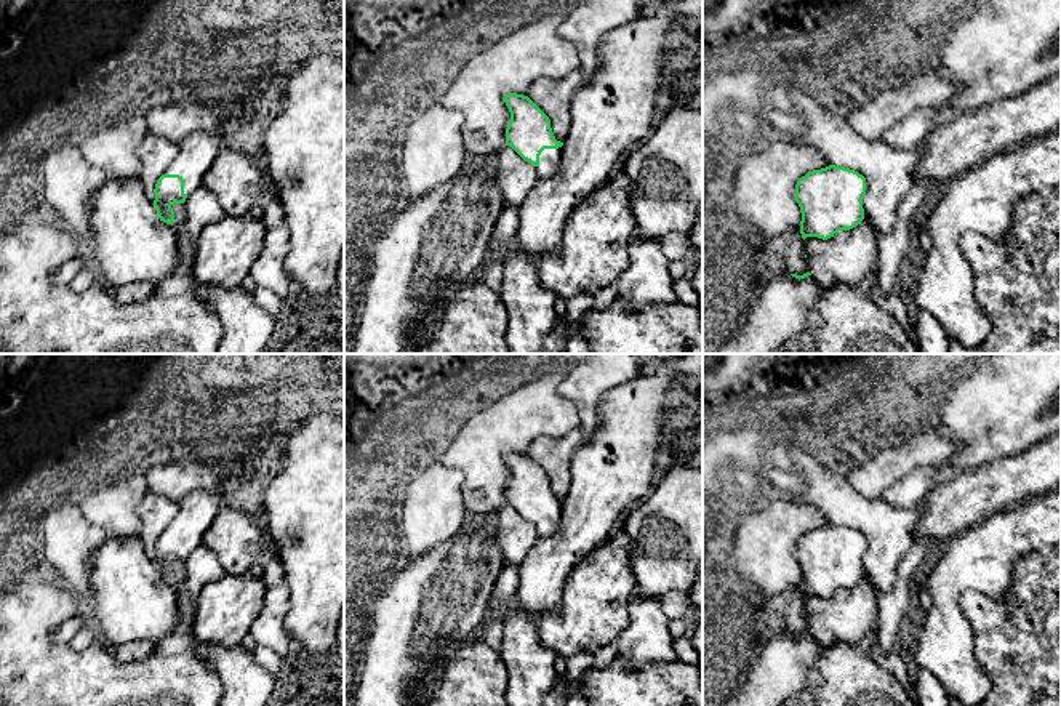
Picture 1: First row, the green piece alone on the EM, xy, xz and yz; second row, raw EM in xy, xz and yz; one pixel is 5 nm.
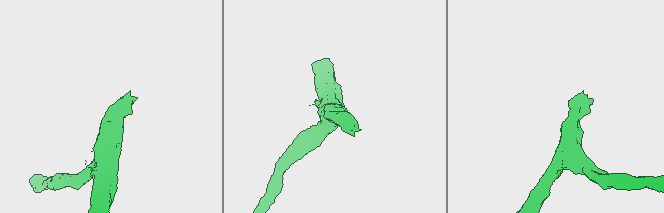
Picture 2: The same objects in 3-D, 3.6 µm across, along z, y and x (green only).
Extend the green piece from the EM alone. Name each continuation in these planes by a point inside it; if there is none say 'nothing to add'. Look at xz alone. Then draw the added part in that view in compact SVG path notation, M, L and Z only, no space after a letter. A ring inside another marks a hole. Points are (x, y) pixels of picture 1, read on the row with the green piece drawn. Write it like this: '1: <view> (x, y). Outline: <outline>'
1: xz (551, 159). Outline: M562 147L544 149L539 155L539 165L536 166L539 178L547 179L559 173L562 165Z

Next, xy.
1: xy (197, 152). Outline: M195 131L178 142L179 152L165 174L179 174L184 179L186 199L202 187L205 173L224 147L221 134Z

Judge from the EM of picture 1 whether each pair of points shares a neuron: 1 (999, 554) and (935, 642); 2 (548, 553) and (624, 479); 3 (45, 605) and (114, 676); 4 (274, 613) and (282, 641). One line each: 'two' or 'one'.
1: one
2: one
3: one
4: one

